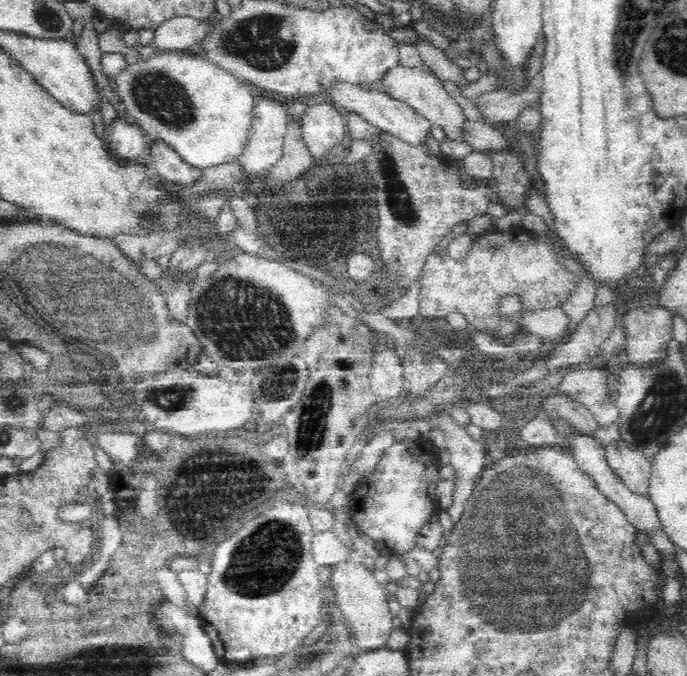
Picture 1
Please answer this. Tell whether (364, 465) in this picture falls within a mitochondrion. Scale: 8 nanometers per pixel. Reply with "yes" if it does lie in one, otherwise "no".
no

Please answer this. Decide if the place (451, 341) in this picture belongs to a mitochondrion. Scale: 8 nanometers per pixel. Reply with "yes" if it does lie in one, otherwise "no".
no

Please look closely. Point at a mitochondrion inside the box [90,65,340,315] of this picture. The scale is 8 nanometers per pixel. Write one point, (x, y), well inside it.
(154, 93)

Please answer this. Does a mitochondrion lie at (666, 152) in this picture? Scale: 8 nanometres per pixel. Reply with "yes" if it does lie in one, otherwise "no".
no

